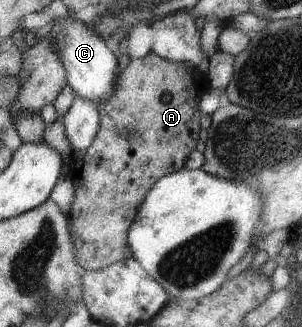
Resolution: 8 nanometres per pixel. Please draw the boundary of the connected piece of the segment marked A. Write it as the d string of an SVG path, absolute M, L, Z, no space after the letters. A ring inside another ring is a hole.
M154 52L142 56L140 59L132 58L117 77L114 95L106 103L99 105L99 128L93 144L90 145L88 150L74 152L74 156L70 162L71 173L68 177L74 183L75 198L67 214L67 222L76 249L76 261L78 261L78 265L82 266L85 271L102 271L102 269L106 269L108 265L112 265L116 261L128 261L128 259L134 258L132 247L130 247L130 243L128 242L128 229L134 223L144 197L154 187L154 184L162 176L184 168L188 155L190 155L191 151L196 150L201 131L200 119L203 116L199 110L199 101L209 88L205 70L198 69L190 62L173 62L172 60L164 59Z

